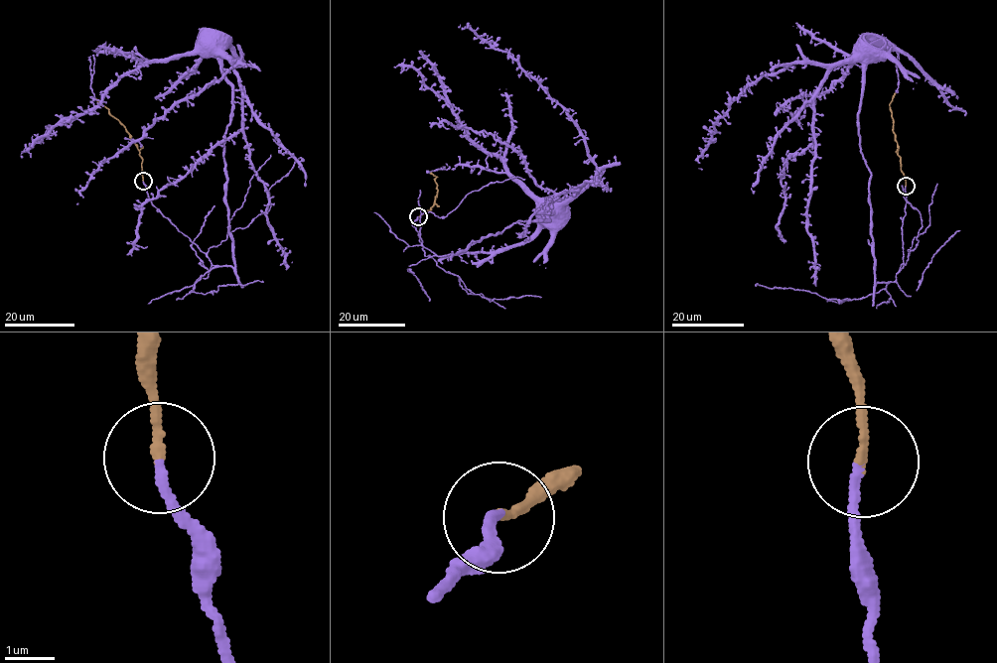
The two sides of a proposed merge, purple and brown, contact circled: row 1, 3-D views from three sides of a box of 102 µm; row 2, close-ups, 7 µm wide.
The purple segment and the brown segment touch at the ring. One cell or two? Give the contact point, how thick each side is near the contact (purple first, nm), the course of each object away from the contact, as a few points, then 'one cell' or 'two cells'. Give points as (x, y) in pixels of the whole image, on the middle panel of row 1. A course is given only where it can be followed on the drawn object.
place (418, 216); calibres 160 and 160 nm; course purple (417, 217), (413, 223), (425, 256), (443, 256), (467, 249), (518, 221), (548, 219), (554, 213), (545, 202); course brown (417, 217), (430, 210), (437, 197), (436, 177), (430, 174); one cell

